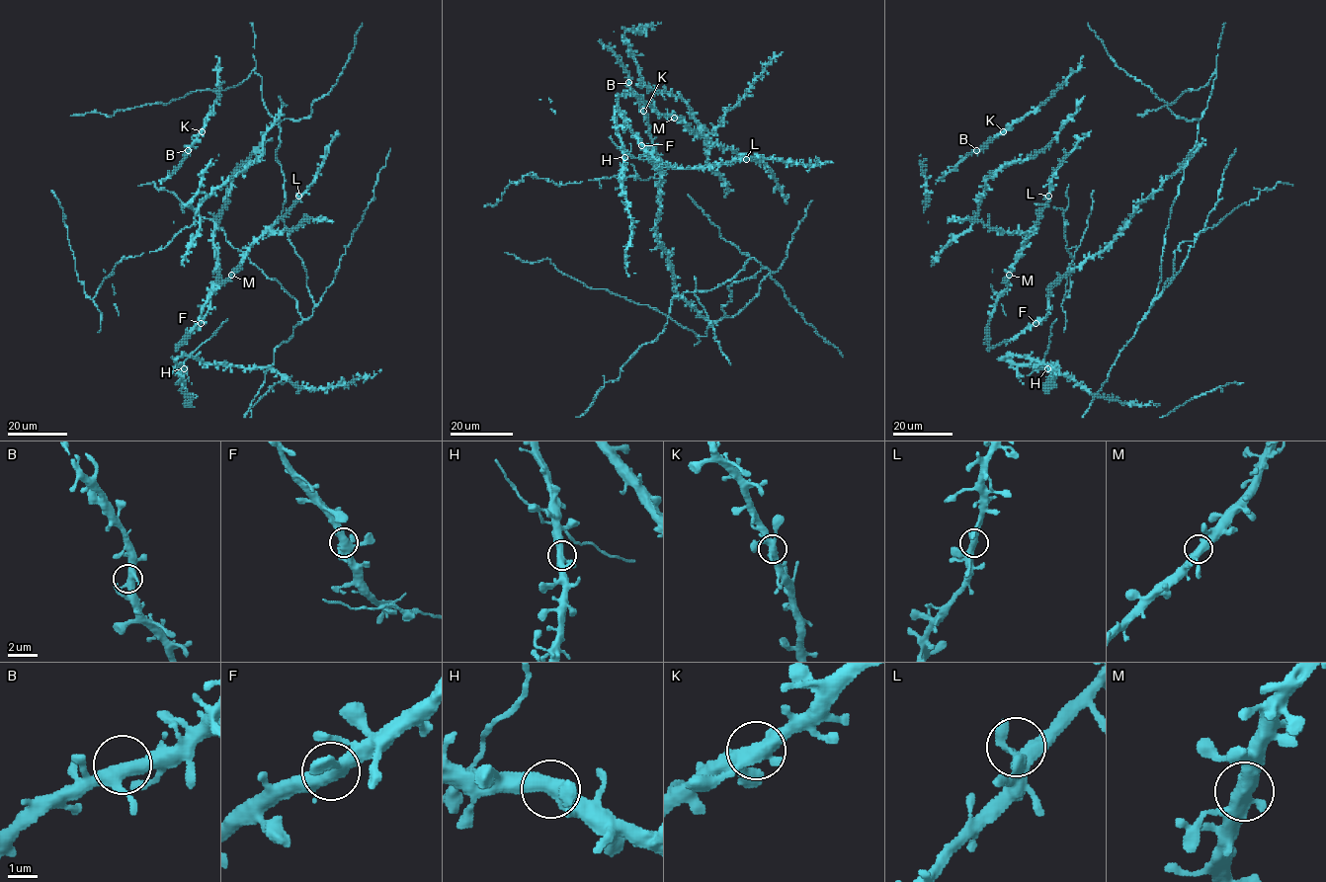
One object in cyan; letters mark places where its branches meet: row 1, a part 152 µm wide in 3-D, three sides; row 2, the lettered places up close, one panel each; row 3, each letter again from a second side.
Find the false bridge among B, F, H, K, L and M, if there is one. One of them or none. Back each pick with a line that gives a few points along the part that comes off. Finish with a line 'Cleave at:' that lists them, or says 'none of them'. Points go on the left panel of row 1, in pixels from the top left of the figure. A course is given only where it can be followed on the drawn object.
Cleave at: none of them

